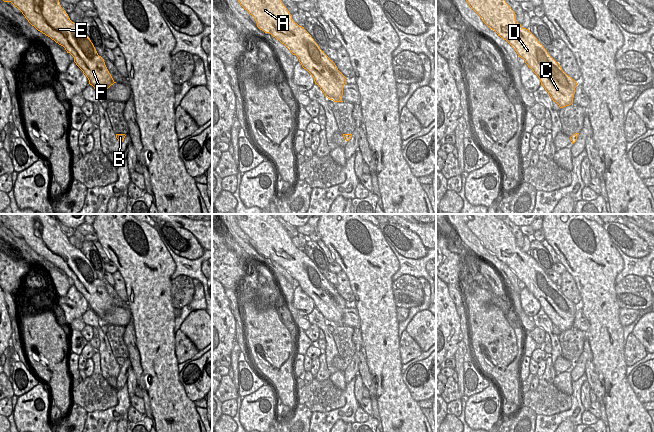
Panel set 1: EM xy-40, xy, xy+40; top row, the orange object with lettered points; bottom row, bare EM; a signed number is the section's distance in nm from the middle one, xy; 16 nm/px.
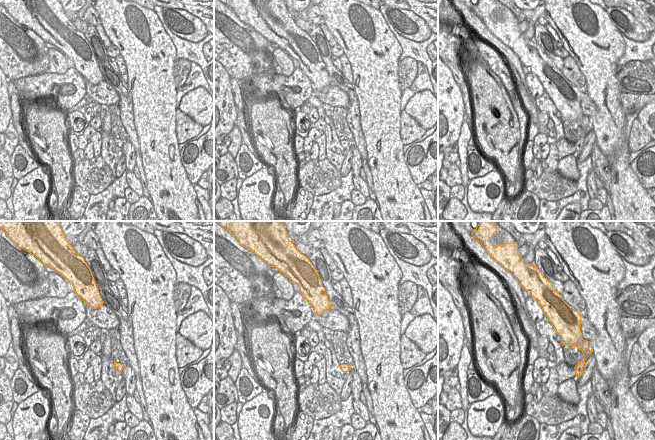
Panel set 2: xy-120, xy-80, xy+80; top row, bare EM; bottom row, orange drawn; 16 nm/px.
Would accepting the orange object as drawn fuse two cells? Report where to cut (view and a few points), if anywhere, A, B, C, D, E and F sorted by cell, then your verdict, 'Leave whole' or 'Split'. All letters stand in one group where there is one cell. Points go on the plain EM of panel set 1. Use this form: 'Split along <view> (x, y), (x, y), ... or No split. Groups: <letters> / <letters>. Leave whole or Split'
No split. Groups: A B C D E F. Leave whole

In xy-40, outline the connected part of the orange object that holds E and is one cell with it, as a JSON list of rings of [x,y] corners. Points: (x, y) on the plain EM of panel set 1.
[[[0,214],[0,222],[11,226],[32,250],[63,270],[98,317],[116,307],[90,262],[70,244],[57,219],[49,214]]]

